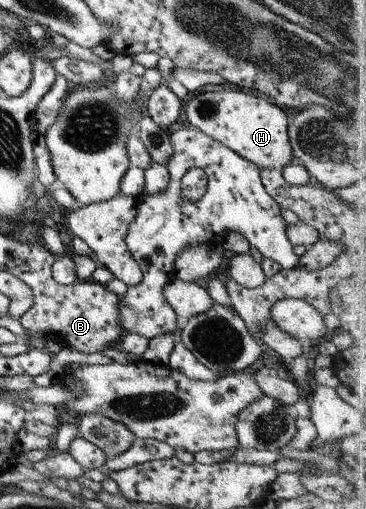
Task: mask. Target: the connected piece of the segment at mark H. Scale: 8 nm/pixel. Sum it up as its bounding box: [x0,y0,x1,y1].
[184,85,293,170]

